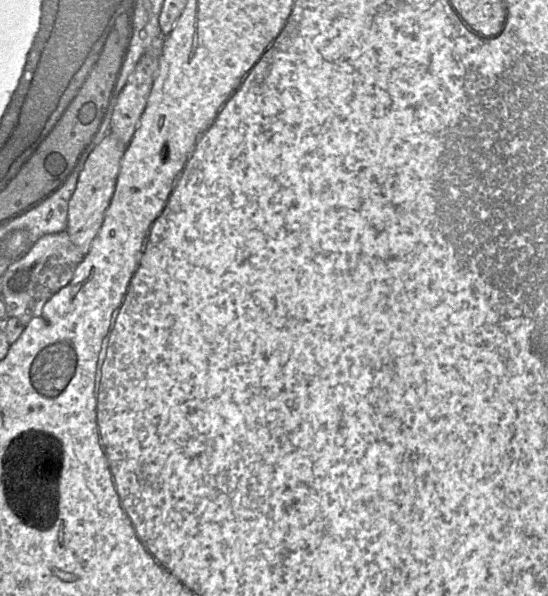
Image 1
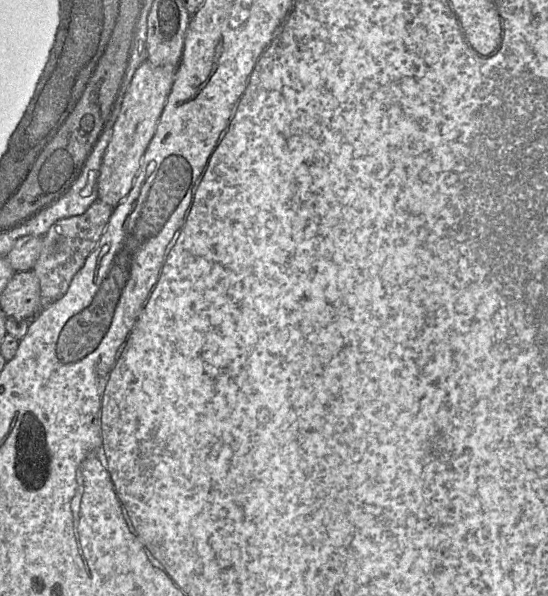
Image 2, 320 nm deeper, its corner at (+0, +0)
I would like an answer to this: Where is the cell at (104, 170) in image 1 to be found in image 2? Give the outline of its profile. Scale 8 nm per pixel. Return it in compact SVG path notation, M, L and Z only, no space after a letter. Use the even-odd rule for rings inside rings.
M146 60L136 70L126 91L98 177L98 200L112 208L118 206L132 189L142 158L154 136L172 89L176 70L177 66L157 66Z

